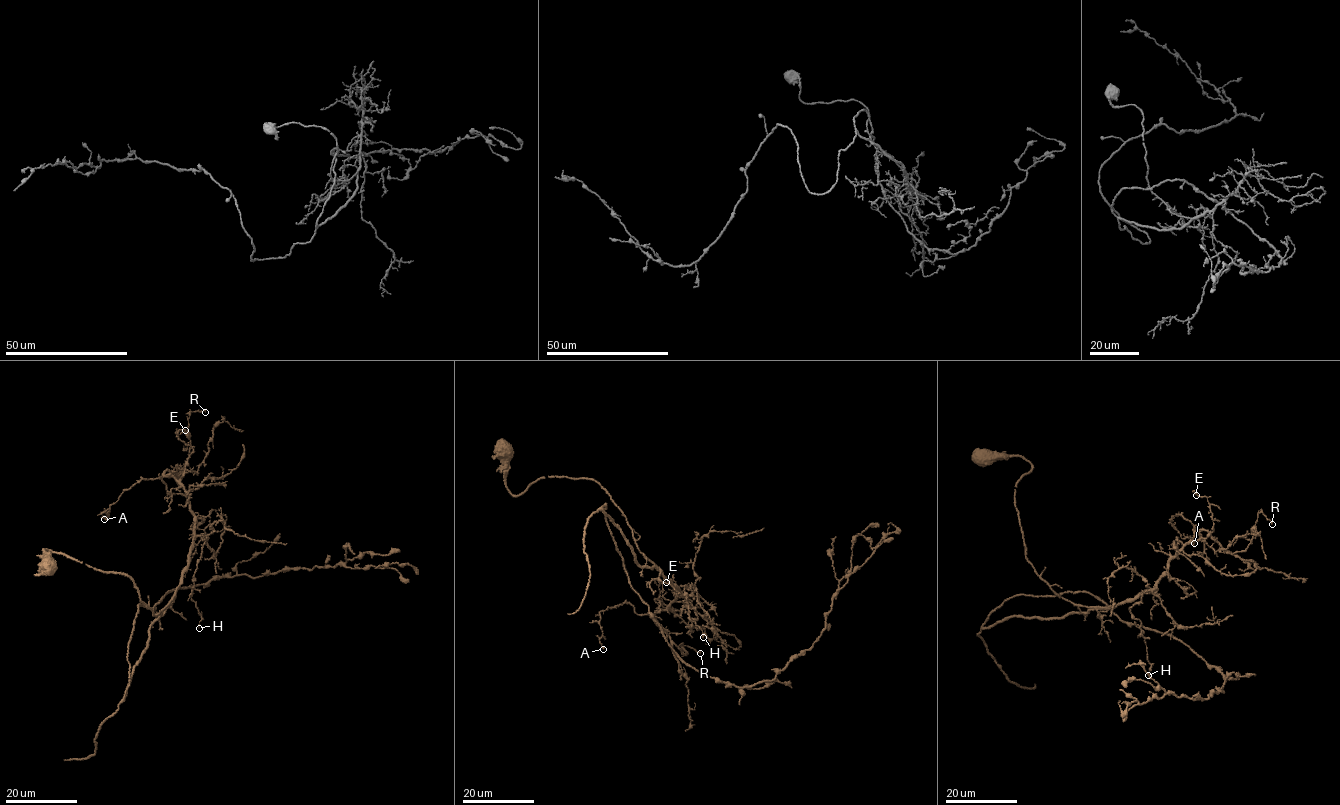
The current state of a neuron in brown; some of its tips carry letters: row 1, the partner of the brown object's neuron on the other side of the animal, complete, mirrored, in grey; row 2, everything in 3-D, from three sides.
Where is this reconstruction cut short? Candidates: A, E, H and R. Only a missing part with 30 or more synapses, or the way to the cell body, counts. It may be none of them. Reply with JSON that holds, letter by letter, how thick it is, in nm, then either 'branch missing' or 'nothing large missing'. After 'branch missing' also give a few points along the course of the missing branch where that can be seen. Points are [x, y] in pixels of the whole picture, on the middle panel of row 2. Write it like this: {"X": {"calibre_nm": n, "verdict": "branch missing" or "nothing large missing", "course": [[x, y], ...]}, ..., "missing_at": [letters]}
{"A": {"calibre_nm": 260, "verdict": "nothing large missing"}, "E": {"calibre_nm": 170, "verdict": "nothing large missing"}, "H": {"calibre_nm": 90, "verdict": "nothing large missing"}, "R": {"calibre_nm": 150, "verdict": "nothing large missing"}, "missing_at": []}

